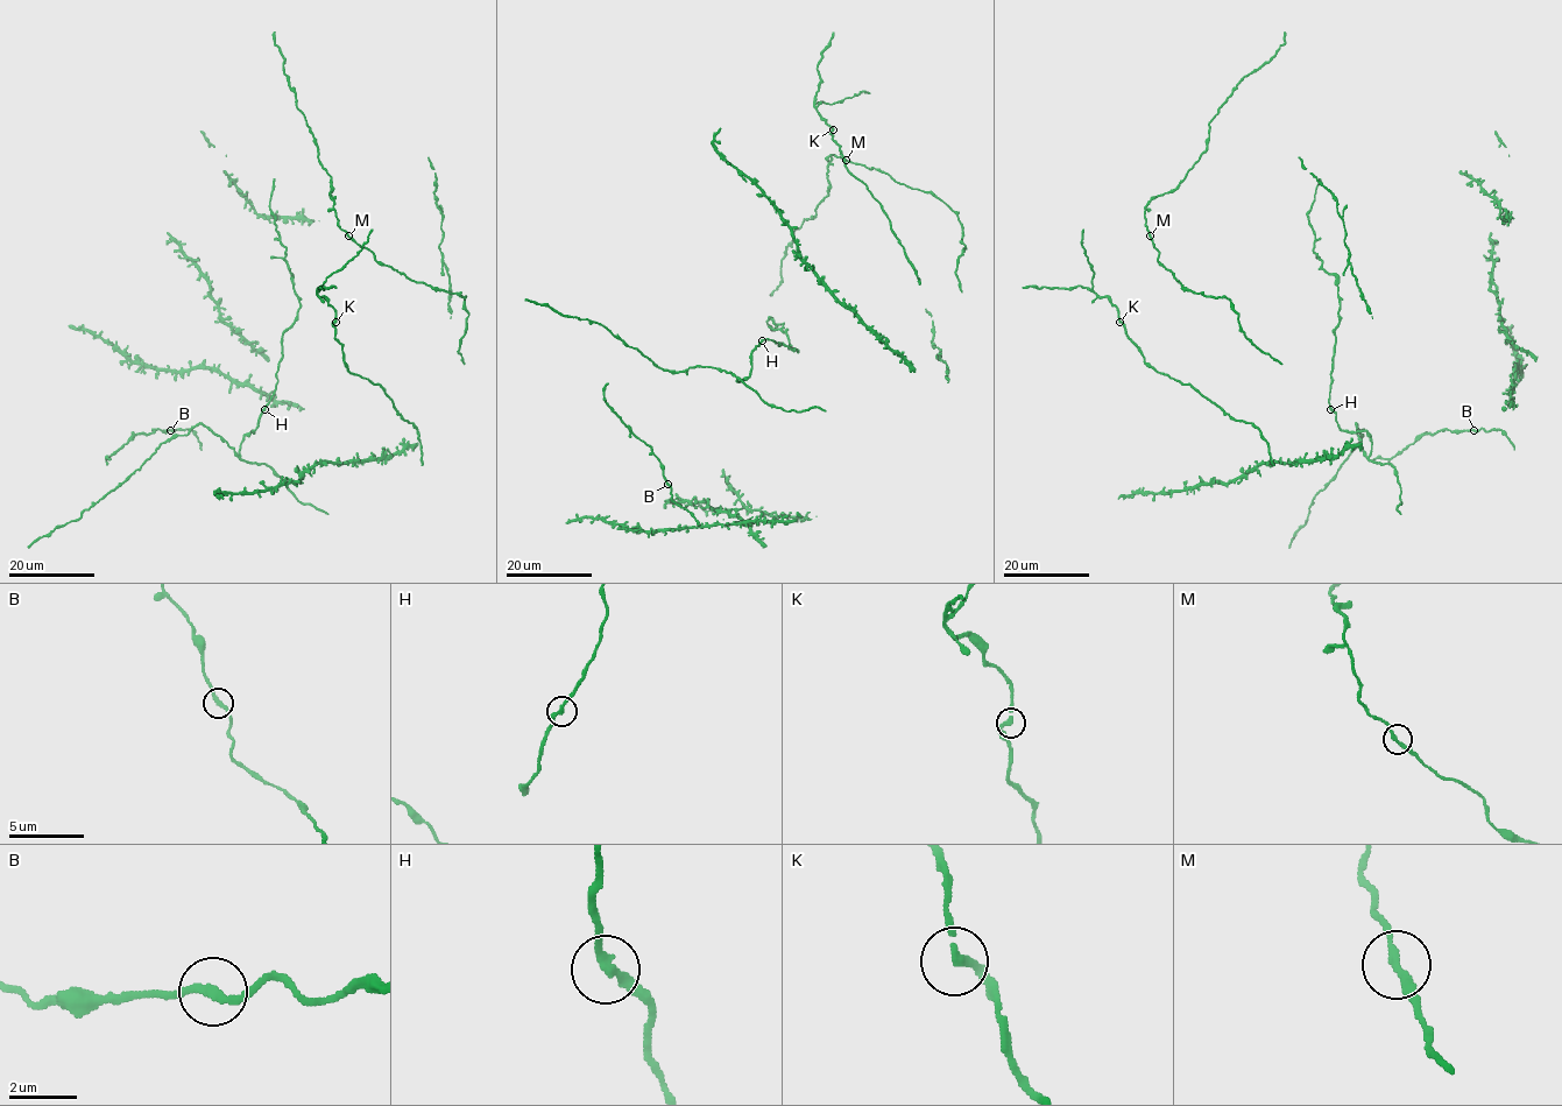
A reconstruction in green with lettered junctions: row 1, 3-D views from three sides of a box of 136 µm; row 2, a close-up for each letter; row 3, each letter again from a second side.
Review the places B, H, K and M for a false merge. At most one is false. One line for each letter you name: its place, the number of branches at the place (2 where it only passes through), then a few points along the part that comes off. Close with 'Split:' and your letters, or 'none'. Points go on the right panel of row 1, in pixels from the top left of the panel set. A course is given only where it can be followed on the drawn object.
Split: none

